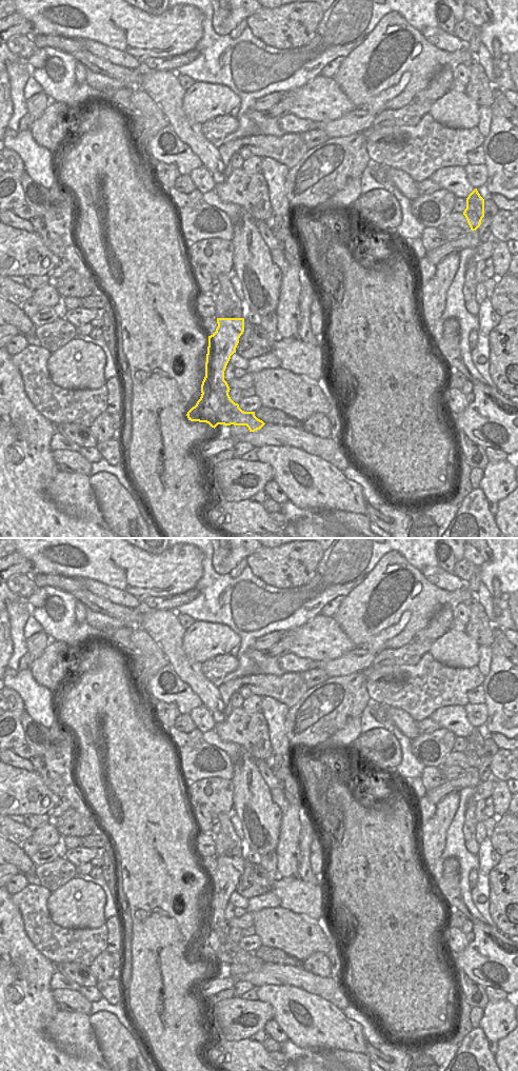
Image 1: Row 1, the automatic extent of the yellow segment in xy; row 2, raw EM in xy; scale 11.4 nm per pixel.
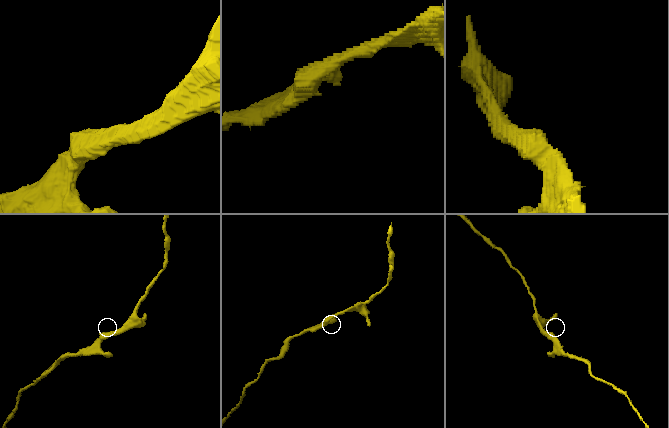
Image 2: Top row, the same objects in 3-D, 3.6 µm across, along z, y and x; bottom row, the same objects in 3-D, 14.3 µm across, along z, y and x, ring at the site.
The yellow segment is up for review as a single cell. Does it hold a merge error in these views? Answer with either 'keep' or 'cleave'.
keep

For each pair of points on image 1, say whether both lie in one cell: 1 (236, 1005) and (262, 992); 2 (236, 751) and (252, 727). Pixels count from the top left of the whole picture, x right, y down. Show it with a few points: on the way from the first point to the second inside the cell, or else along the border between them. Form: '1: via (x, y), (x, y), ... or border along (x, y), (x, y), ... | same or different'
1: border along (258, 998), (266, 1002), (272, 1007), (273, 1018) | different
2: border along (217, 733), (223, 740), (239, 744), (253, 758) | different

